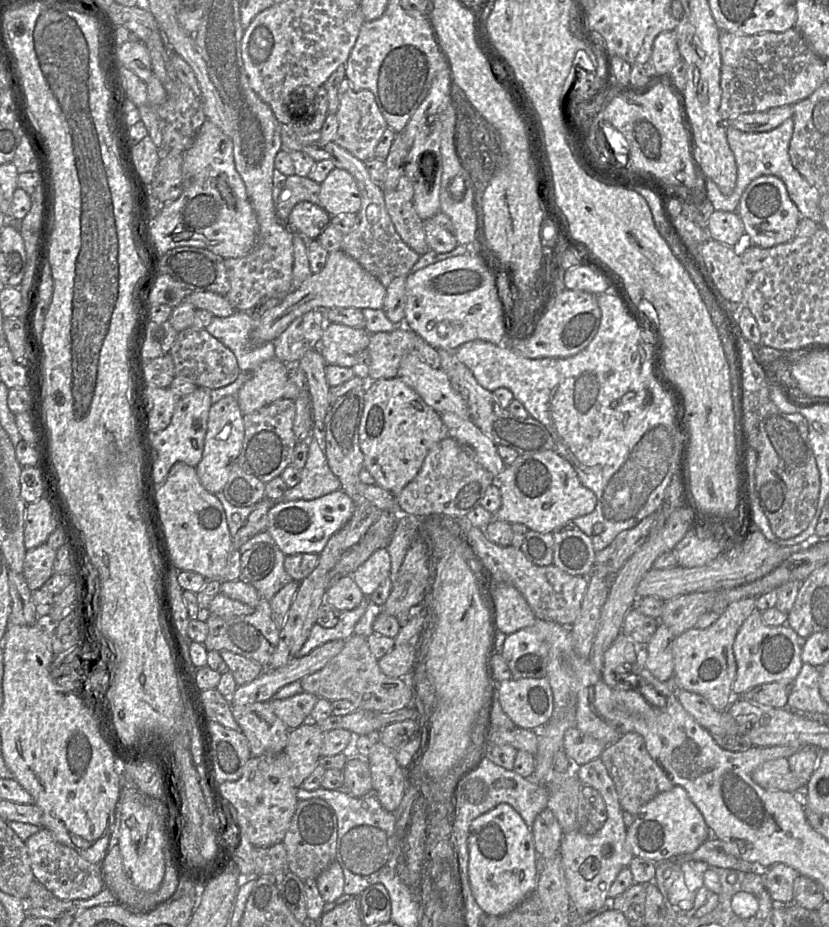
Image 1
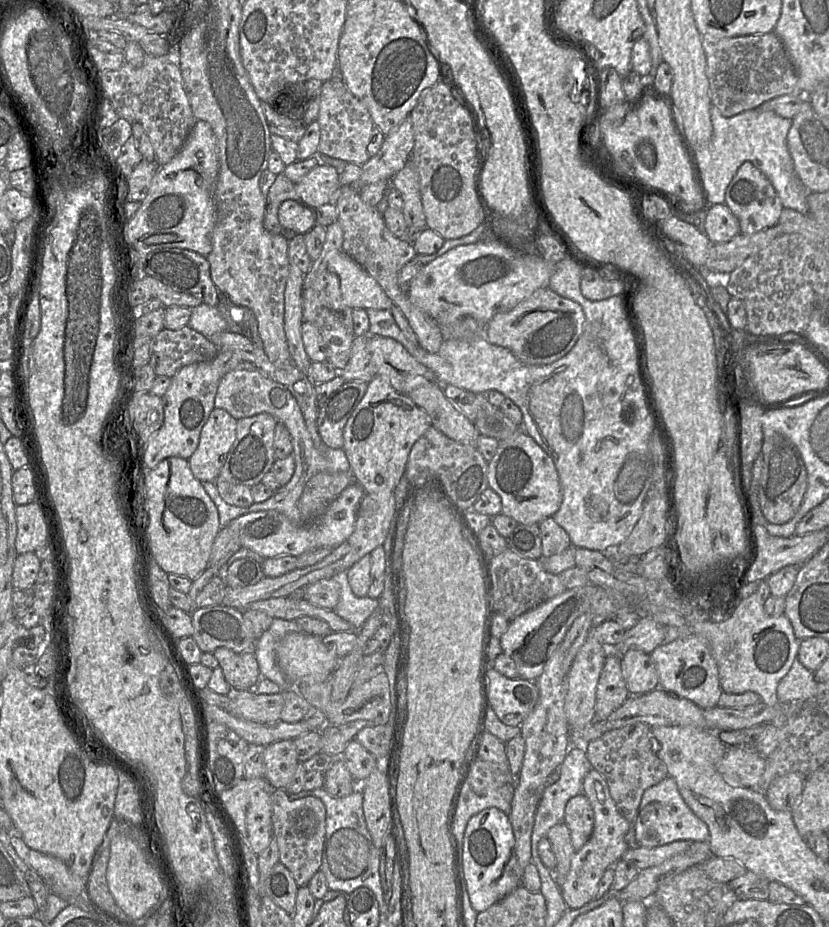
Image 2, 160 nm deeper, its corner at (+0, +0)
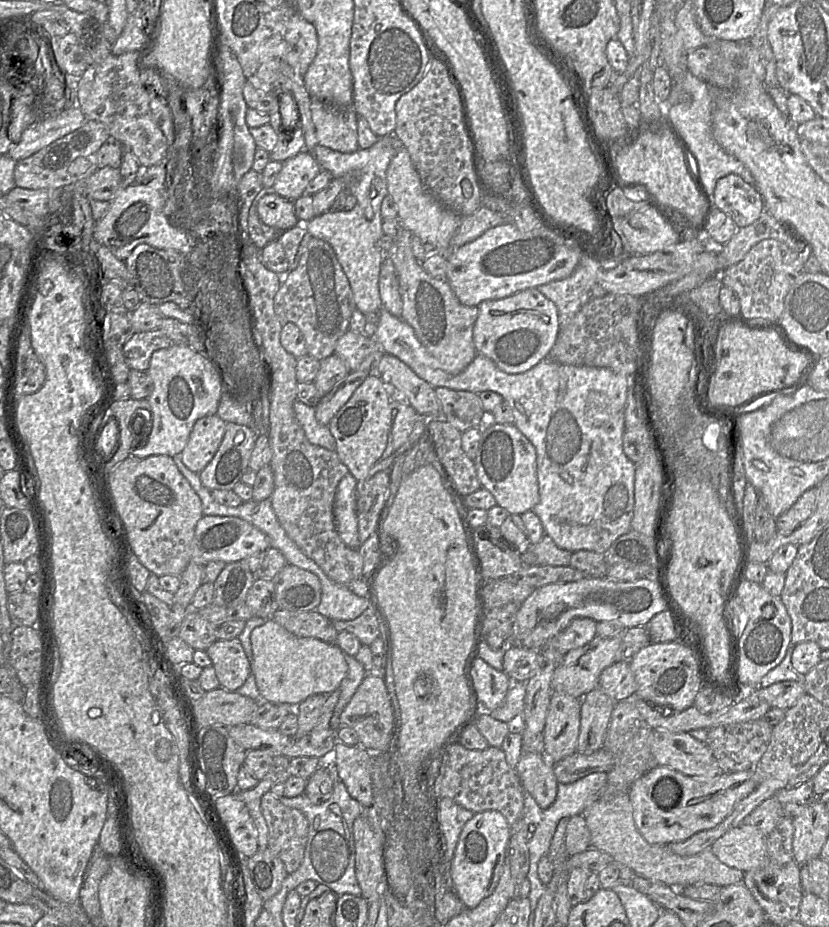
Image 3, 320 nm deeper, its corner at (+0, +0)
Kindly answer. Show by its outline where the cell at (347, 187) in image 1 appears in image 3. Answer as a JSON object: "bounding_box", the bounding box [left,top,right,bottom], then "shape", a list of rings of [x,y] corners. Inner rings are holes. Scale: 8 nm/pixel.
{"bounding_box":[273,151,322,201],"shape":[[[301,151],[282,163],[273,189],[281,197],[294,201],[304,194],[308,184],[322,171],[322,168],[313,155]]]}

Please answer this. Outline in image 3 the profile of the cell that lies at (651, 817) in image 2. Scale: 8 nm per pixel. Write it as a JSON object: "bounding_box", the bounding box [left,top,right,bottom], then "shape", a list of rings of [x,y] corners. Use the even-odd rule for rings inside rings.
{"bounding_box":[628,766,757,845],"shape":[[[657,766],[637,779],[628,795],[635,826],[643,839],[650,844],[669,845],[717,826],[756,786],[757,774],[753,769],[700,779],[669,767]]]}

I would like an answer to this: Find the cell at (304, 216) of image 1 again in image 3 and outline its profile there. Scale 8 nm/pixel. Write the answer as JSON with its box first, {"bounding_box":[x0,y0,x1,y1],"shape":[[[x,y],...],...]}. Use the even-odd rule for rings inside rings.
{"bounding_box":[257,194,299,231],"shape":[[[267,194],[257,204],[260,220],[277,231],[293,228],[299,224],[294,202],[278,194]]]}

